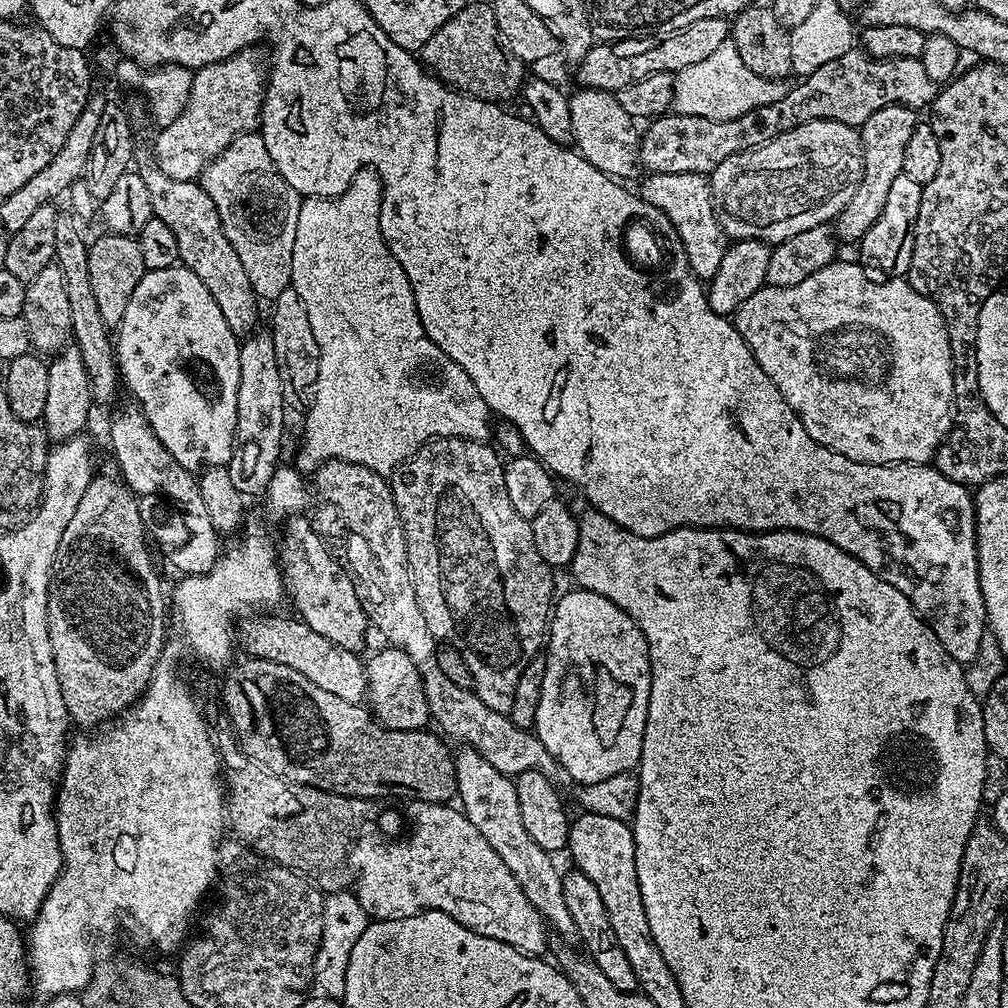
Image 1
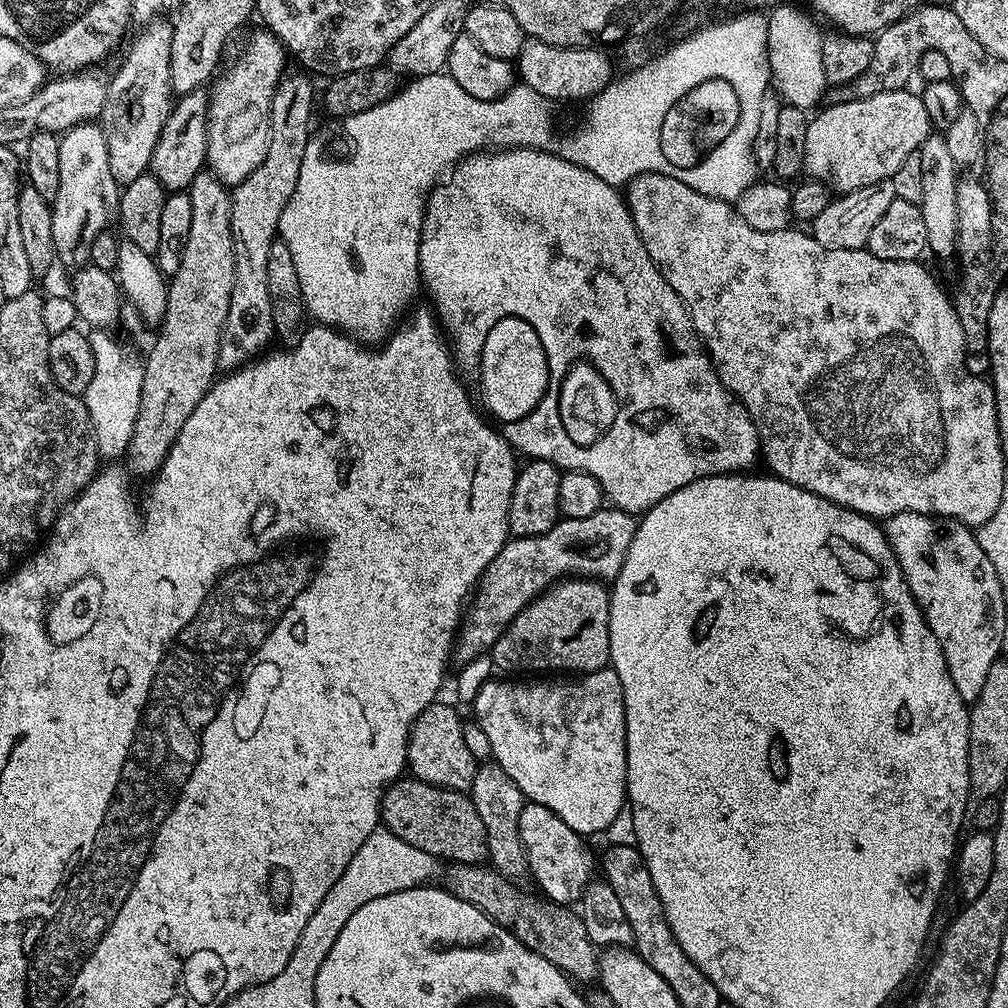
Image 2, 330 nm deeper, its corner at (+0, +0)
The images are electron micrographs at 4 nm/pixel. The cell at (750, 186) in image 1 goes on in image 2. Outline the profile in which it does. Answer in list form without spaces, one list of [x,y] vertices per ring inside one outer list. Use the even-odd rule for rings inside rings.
[[[912,90],[881,91],[864,94],[861,100],[844,100],[841,104],[832,104],[825,112],[811,117],[806,130],[805,154],[803,171],[809,172],[811,179],[816,182],[833,184],[837,193],[853,192],[871,184],[880,184],[910,158],[910,154],[919,149],[924,139],[930,134],[930,121],[926,114],[926,106],[919,95]]]

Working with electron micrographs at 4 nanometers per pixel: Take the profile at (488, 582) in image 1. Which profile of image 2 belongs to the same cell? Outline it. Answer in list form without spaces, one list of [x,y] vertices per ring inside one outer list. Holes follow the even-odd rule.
[[[484,762],[477,767],[472,775],[470,795],[478,815],[486,830],[488,843],[487,859],[491,867],[503,873],[504,876],[515,878],[521,872],[528,872],[528,859],[522,846],[522,838],[518,834],[518,814],[522,814],[526,797],[520,792],[520,787],[495,762]]]

